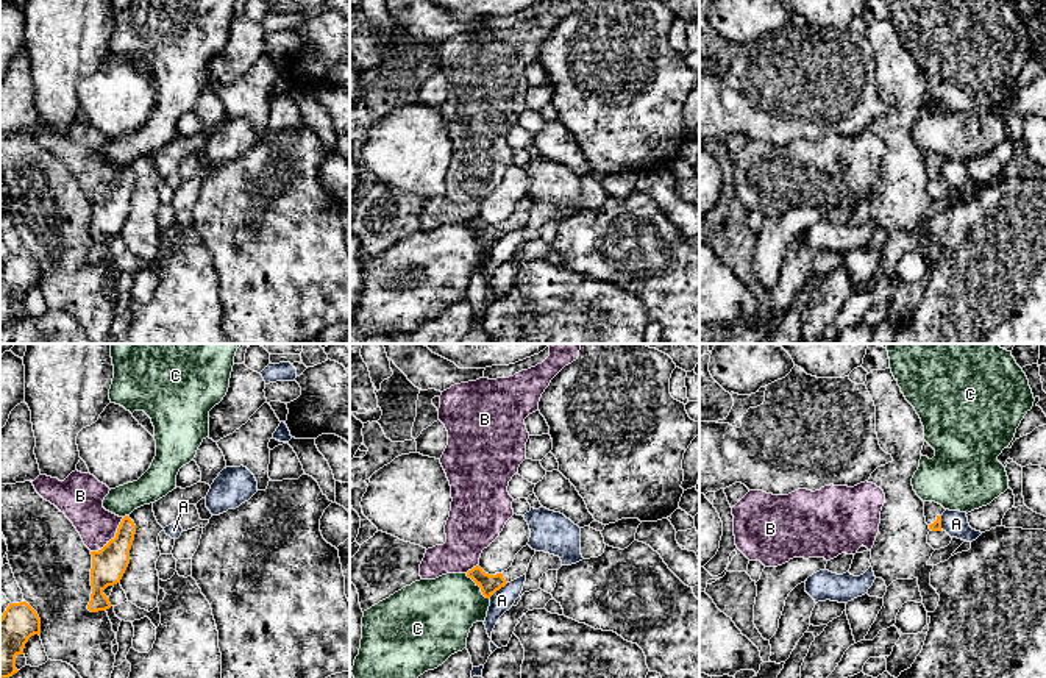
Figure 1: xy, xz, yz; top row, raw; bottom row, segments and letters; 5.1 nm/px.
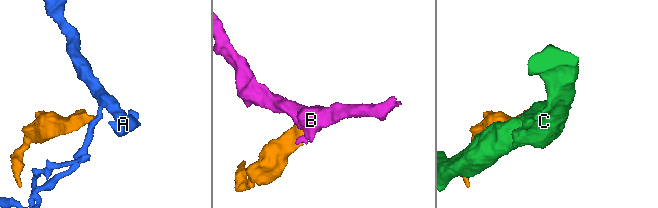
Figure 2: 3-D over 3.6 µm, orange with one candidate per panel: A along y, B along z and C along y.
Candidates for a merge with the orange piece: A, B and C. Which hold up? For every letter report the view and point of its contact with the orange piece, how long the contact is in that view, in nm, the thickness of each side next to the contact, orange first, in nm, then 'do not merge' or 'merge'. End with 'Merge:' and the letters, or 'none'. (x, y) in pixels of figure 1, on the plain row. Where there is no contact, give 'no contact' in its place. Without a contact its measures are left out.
A: xz (498, 239) | 130 nm | 100/110 nm | do not merge
B: xy (111, 189) | 260 nm | 180/220 nm | do not merge
C: xz (480, 236) | 180 nm | 100/360 nm | do not merge
Merge: none

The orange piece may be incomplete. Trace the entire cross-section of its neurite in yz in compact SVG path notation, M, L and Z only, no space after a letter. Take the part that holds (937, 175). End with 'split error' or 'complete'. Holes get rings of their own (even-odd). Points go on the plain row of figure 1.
M924 152L924 167L926 173L929 175L929 180L941 181L941 164L945 161L946 159L935 152Z | split error

